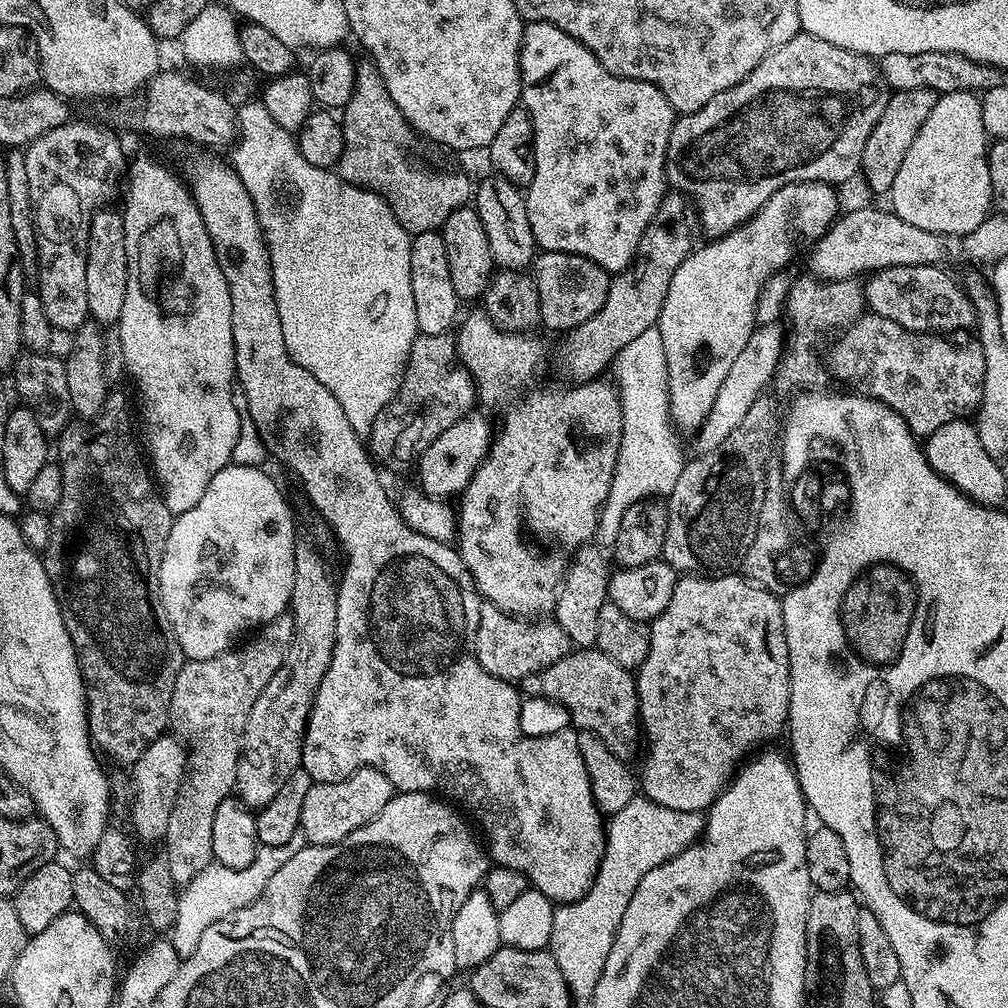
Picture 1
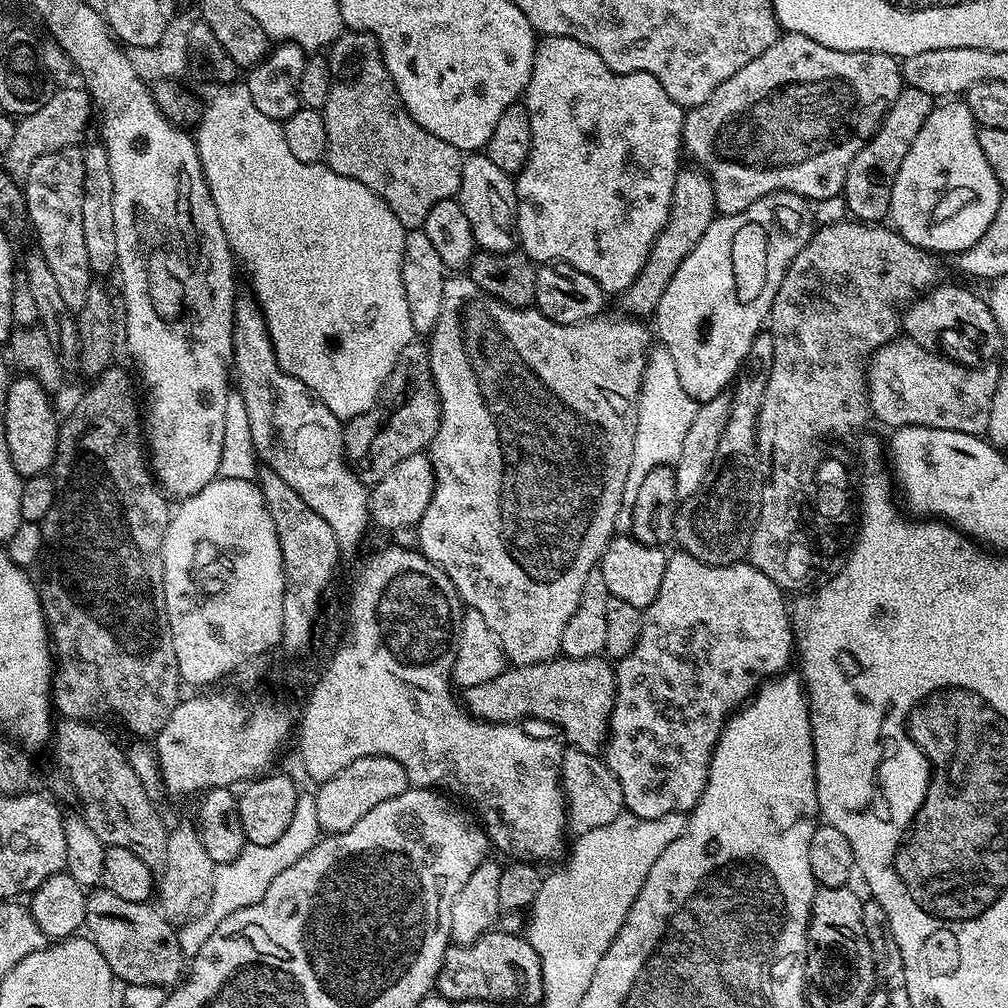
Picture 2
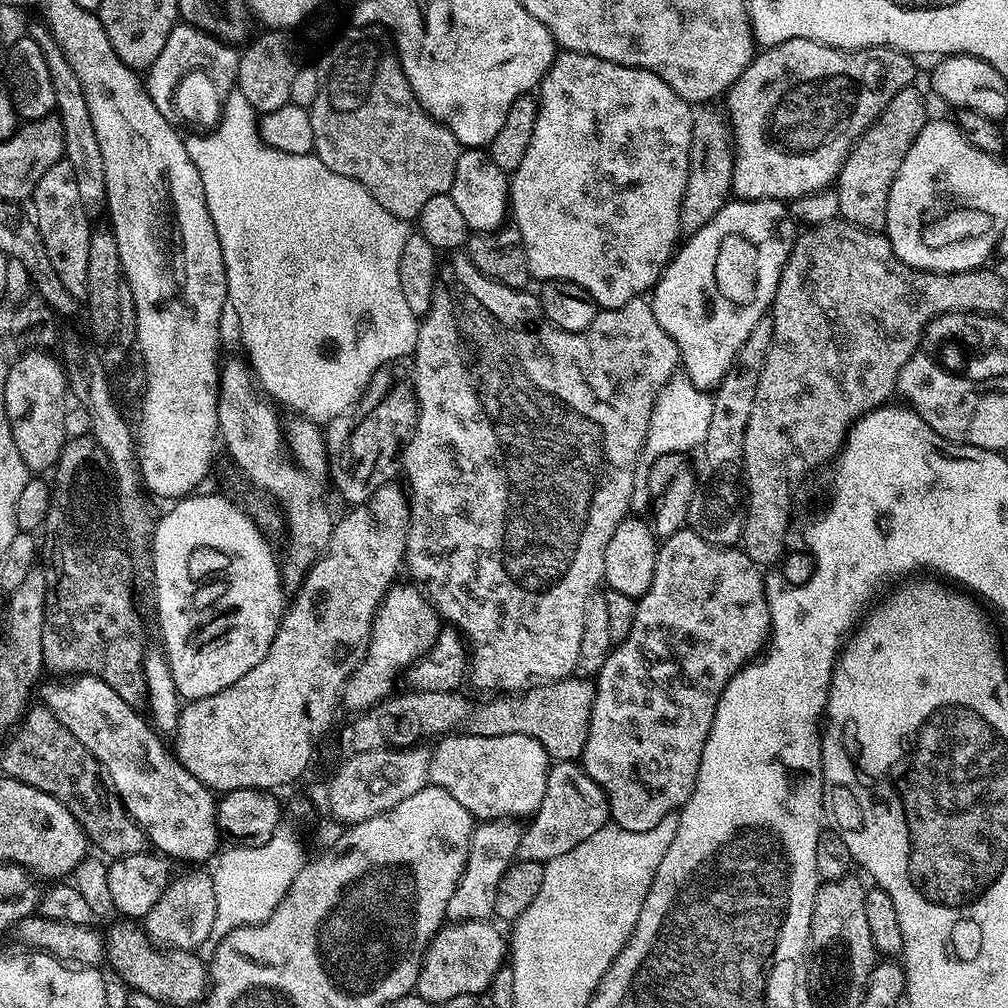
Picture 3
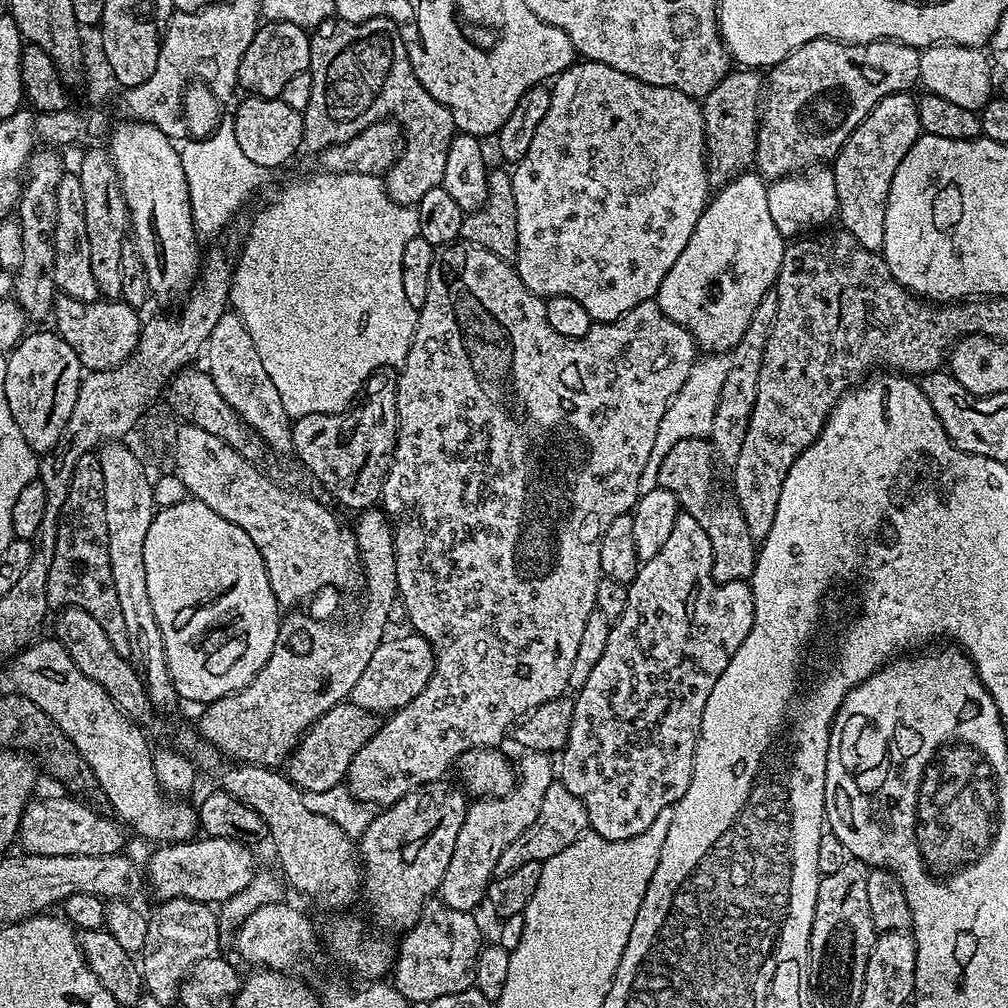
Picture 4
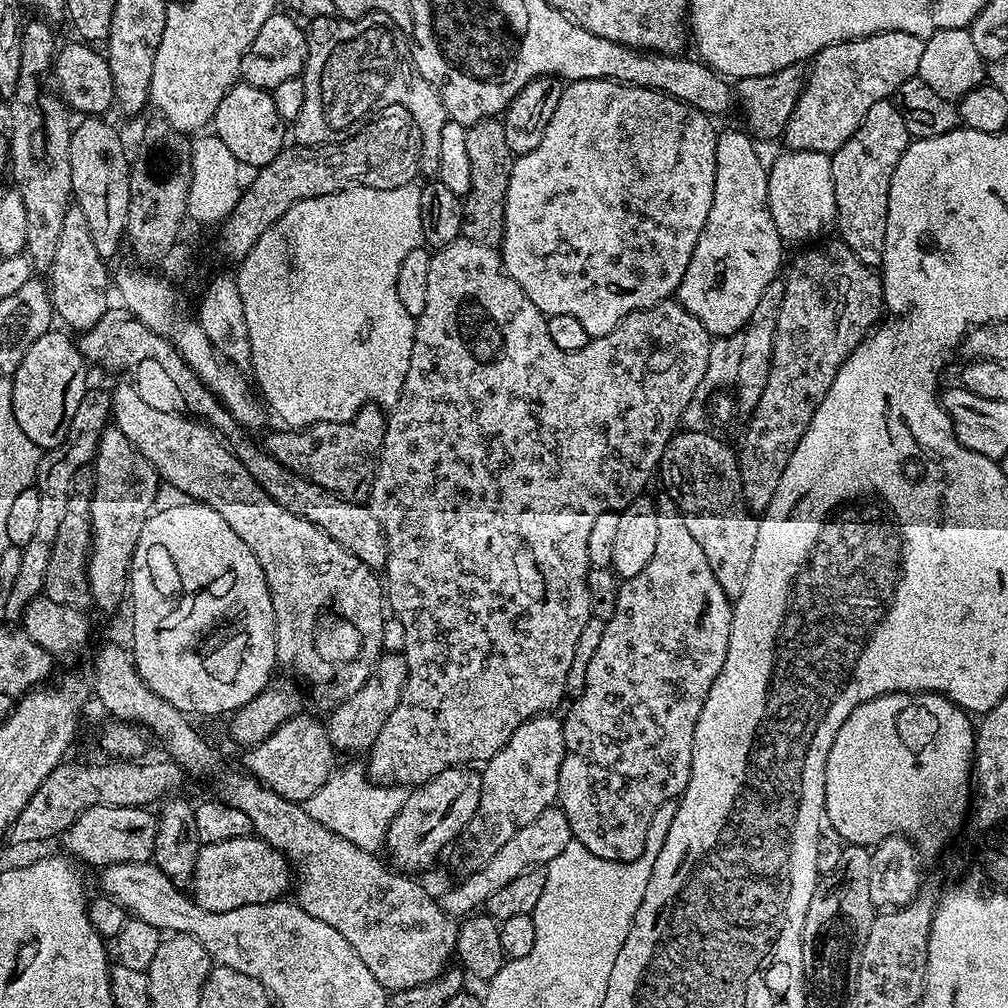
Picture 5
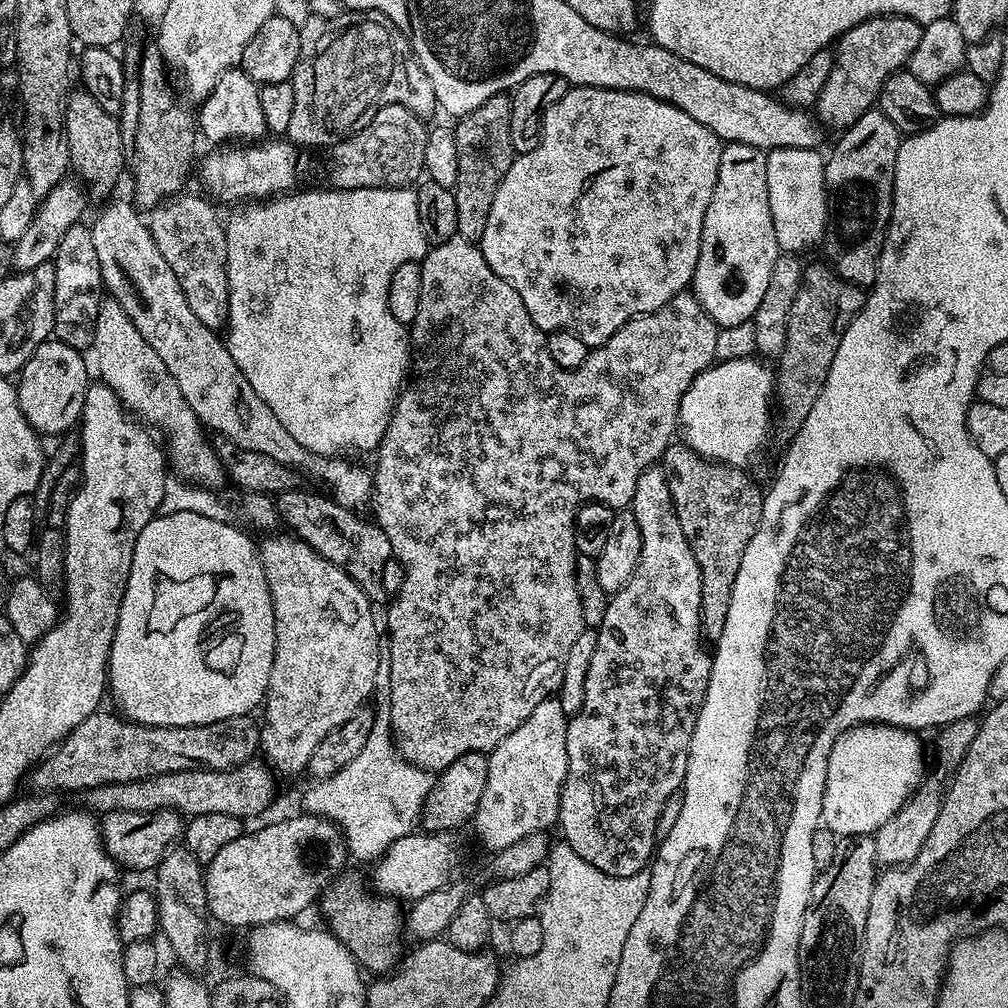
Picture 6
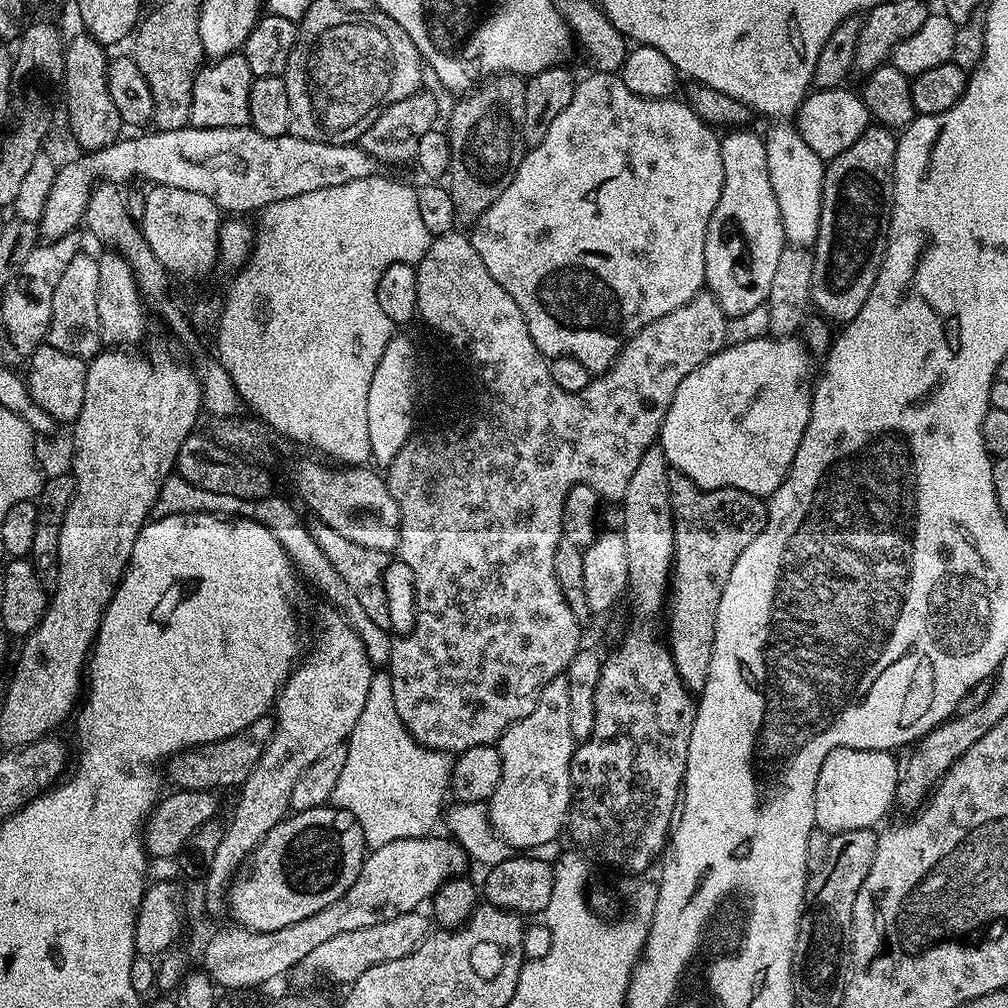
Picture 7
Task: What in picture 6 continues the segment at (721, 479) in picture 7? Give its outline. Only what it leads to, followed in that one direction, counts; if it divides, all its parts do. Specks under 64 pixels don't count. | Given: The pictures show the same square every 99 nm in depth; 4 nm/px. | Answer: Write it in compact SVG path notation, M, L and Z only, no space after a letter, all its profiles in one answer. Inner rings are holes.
M760 358L721 360L698 374L680 403L678 432L683 443L705 460L728 464L733 470L743 469L744 463L767 442L768 436L770 440L774 428L774 372L763 363L767 364Z

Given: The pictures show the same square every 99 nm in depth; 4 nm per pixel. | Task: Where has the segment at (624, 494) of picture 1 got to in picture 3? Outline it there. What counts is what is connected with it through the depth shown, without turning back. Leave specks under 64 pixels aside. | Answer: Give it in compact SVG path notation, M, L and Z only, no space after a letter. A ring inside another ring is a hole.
M677 374L669 378L668 385L656 393L656 402L650 416L650 426L642 453L643 459L651 462L663 456L671 457L672 452L699 449L706 438L706 430L710 430L711 413L712 396L709 393L701 392L686 375Z

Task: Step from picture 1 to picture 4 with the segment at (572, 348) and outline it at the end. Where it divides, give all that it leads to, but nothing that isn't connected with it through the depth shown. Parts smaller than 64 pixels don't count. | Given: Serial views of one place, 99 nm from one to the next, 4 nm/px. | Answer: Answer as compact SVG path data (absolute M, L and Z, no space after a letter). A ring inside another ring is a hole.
M732 70L708 96L703 97L704 150L708 166L708 183L719 190L753 167L756 159L756 135L760 129L762 93L766 80L756 70Z

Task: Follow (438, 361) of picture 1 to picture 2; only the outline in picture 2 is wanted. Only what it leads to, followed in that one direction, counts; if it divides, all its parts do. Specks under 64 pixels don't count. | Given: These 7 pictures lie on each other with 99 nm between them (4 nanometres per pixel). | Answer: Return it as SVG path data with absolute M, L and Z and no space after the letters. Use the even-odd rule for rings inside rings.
M414 338L402 346L402 354L398 354L398 362L394 362L394 370L390 370L388 381L384 383L382 398L369 412L355 416L347 425L344 450L360 481L371 486L386 478L402 458L424 452L431 445L439 425L440 396L432 380L428 346Z

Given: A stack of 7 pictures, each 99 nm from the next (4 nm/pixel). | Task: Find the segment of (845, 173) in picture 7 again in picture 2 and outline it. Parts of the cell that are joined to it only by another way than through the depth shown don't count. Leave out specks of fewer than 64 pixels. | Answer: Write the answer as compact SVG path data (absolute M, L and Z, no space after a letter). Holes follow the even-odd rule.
M901 87L898 98L890 106L884 121L876 129L876 133L866 141L862 150L854 154L854 162L850 162L850 170L846 170L846 182L842 200L848 203L851 215L860 222L880 222L889 215L892 206L894 178L898 178L898 170L902 170L902 158L910 154L910 146L914 138L918 138L918 130L922 130L926 118L930 118L934 107L934 97L923 90Z

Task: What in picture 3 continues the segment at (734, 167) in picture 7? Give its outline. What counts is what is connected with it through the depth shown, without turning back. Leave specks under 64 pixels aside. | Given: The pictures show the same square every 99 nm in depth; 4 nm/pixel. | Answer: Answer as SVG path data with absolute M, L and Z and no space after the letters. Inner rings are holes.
M733 199L725 204L722 210L718 210L718 214L710 222L706 222L706 226L702 226L696 232L691 233L679 245L678 251L668 261L668 267L665 268L663 276L656 281L655 288L651 289L650 303L654 310L654 318L658 318L658 326L662 326L662 330L666 330L666 334L670 334L670 338L674 338L674 342L680 351L683 375L688 376L690 382L694 382L694 386L699 388L701 392L711 393L724 381L726 374L732 369L738 350L742 350L742 342L746 342L746 338L750 338L750 330L754 330L754 325L771 309L772 301L776 299L780 275L786 266L788 255L798 235L797 225L787 215L784 217L783 212L786 212L786 208L779 200Z

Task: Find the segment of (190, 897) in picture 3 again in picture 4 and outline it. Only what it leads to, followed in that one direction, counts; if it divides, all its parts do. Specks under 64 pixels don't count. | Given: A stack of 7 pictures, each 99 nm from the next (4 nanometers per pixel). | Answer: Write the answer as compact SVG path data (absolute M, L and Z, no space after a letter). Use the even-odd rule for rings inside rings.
M176 896L172 900L163 901L159 907L156 913L148 916L146 946L142 953L142 975L147 995L153 996L165 1006L171 1006L177 1003L180 984L188 976L188 971L198 962L202 962L202 958L210 958L221 951L220 924L216 921L217 909L213 905L203 904L190 898Z

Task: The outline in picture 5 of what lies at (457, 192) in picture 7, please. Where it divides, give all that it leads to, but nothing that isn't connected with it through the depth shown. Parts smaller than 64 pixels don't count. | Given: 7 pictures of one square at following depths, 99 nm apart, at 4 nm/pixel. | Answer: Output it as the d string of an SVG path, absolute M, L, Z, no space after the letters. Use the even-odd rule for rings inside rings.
M503 119L480 120L467 125L466 154L470 157L470 190L462 197L461 237L479 244L499 245L504 236L504 203L510 186L510 170L514 159L510 146L506 146Z

